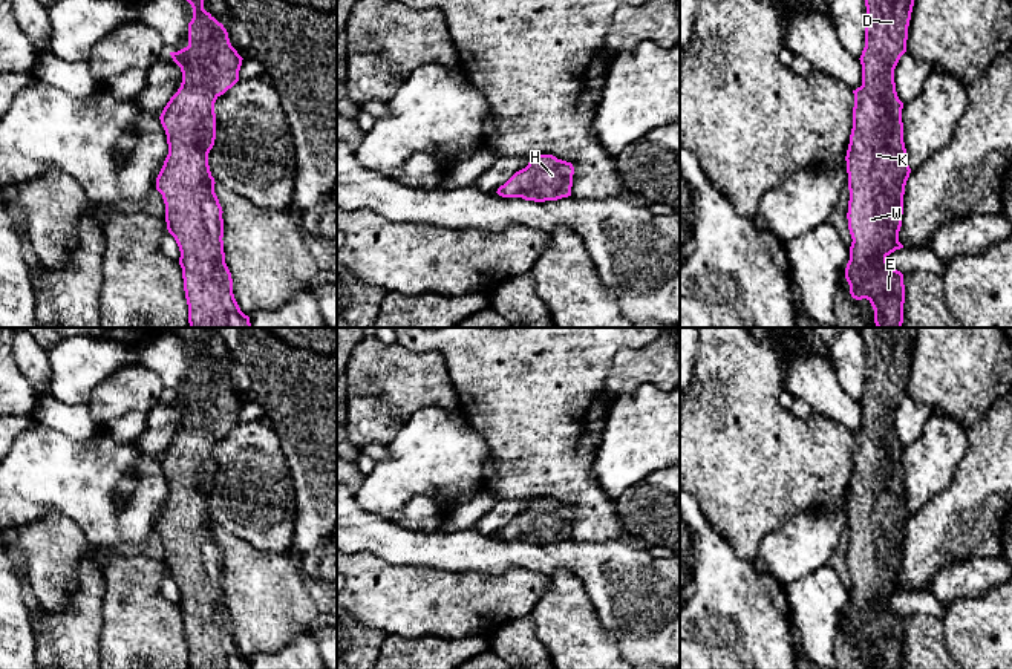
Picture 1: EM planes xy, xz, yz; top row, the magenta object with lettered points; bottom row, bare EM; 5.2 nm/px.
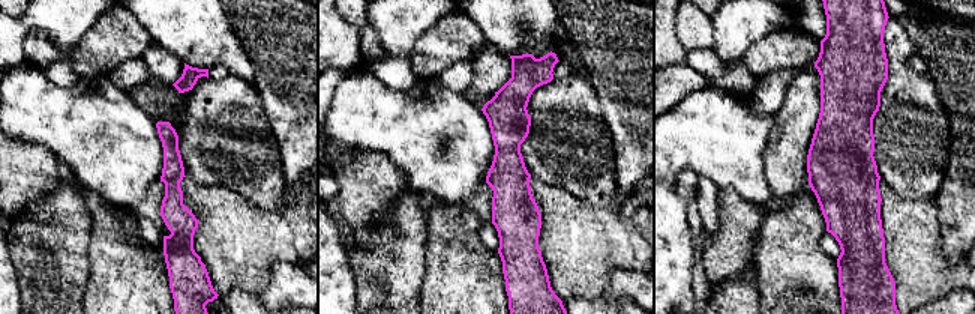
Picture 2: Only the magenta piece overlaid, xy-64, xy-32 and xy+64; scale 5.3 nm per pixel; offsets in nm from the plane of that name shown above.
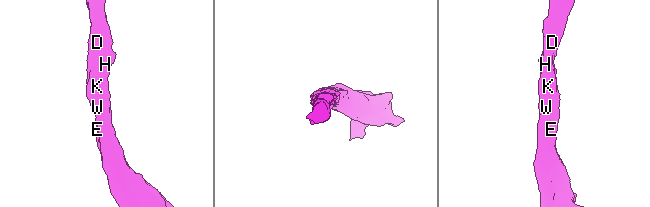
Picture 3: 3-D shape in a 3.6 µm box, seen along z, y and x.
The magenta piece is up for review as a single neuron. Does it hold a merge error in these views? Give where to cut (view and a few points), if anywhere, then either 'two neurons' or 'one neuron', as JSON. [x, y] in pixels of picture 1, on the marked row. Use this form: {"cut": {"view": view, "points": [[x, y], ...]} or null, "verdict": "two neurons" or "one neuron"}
{"cut": null, "verdict": "one neuron"}

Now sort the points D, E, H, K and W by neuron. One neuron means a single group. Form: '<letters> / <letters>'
D E H K W

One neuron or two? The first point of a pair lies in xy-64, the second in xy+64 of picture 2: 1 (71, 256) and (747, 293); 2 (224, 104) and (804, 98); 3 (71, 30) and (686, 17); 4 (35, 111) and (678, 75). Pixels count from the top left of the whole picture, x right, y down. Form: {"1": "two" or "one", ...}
{"1": "one", "2": "two", "3": "two", "4": "two"}

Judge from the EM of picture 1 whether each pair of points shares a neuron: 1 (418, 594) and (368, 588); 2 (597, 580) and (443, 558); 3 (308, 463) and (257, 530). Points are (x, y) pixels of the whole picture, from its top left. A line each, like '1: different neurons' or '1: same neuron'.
1: same neuron
2: same neuron
3: different neurons

